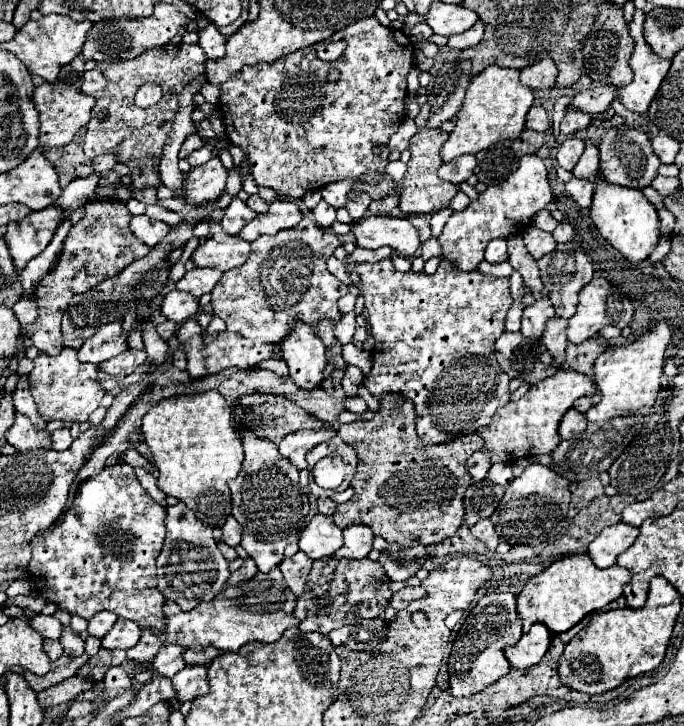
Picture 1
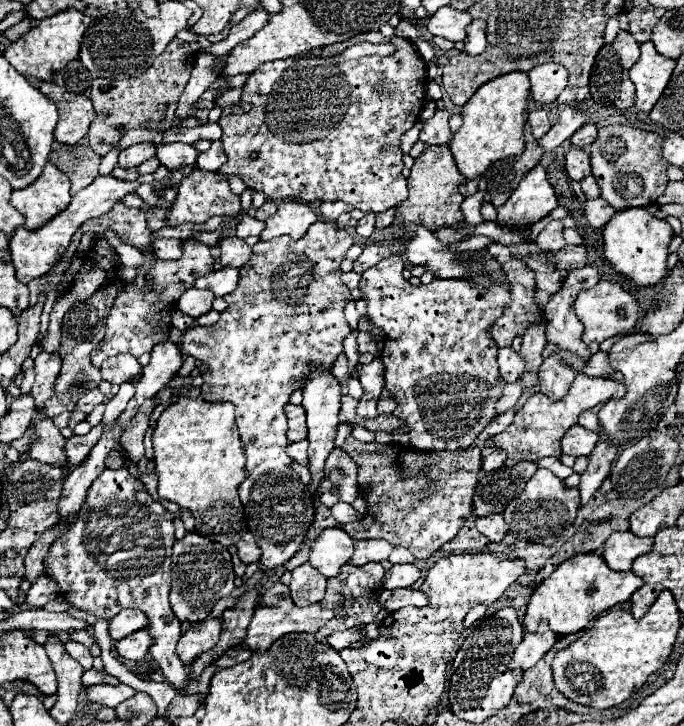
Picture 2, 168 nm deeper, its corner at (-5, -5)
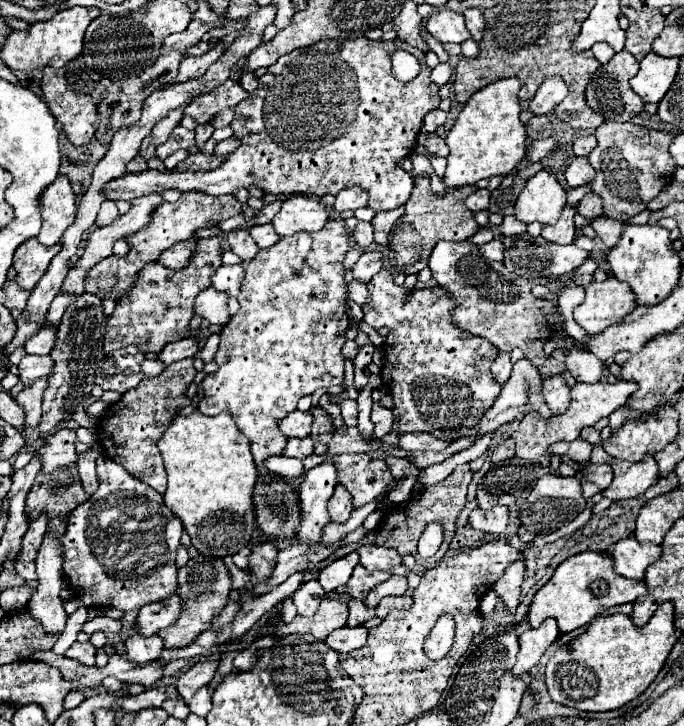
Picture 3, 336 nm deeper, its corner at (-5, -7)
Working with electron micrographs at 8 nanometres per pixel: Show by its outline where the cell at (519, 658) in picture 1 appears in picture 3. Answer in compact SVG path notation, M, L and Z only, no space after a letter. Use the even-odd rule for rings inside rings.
M554 618L544 620L538 628L526 630L520 636L520 652L518 652L518 660L516 660L516 666L512 672L516 676L528 672L558 636L560 636L560 630L558 630Z

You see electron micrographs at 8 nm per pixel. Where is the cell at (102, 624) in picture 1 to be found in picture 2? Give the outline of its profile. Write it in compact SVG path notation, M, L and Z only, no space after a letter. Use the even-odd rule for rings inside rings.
M122 610L110 620L110 638L120 640L148 624L146 616L140 610Z

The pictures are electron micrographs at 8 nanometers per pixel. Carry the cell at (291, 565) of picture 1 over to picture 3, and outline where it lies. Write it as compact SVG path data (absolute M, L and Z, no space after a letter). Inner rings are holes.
M310 580L310 582L302 584L294 592L292 598L294 598L294 604L296 604L300 616L314 616L314 612L320 606L320 600L324 598L324 590L318 580Z

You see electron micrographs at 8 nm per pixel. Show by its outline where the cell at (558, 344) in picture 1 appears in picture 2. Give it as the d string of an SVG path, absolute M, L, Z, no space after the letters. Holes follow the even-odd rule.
M554 350L540 368L540 392L544 392L550 400L560 400L566 396L574 376L576 370L564 364L558 356L558 350Z

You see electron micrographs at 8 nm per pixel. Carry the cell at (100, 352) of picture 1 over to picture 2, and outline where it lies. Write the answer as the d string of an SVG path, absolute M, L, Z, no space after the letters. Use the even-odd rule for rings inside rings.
M184 240L182 258L178 260L158 260L156 266L146 276L146 286L138 288L136 284L128 284L120 290L106 320L106 336L92 350L92 366L100 368L106 358L116 354L132 354L140 358L144 352L150 352L158 342L168 340L170 332L170 316L176 308L174 302L182 296L184 290L194 286L194 280L206 276L214 262L210 248L198 240ZM164 312L164 314L162 314Z

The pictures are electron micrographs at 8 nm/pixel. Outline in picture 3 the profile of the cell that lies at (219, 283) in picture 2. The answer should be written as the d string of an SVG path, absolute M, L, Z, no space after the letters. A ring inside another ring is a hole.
M240 264L234 266L220 266L212 276L212 286L228 296L238 296L240 284L244 280L244 268Z

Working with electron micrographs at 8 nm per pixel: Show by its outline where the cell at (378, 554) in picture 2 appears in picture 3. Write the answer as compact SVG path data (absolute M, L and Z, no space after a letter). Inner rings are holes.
M360 546L358 554L360 554L360 564L370 572L372 570L392 572L396 566L402 564L402 556L396 554L396 550L384 546Z

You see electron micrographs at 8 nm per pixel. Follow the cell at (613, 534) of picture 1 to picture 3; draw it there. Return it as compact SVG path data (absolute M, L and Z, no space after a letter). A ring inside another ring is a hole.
M634 536L620 540L614 546L614 564L616 572L626 578L644 580L644 572L662 556L662 548L656 544L642 544Z

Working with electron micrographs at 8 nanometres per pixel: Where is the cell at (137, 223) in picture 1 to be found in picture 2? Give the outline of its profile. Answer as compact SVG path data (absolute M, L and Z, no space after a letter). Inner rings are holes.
M156 238L152 248L160 260L178 260L182 256L182 242L174 238Z

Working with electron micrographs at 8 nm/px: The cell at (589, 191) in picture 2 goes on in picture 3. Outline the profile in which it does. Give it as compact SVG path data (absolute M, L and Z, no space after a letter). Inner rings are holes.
M594 192L586 194L584 200L578 206L578 214L582 214L586 218L586 224L590 224L592 218L596 218L596 216L602 214L602 200Z

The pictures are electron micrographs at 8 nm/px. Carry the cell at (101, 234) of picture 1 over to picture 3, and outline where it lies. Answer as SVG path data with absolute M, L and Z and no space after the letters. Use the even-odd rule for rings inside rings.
M106 200L98 212L98 218L96 218L96 226L108 226L110 222L114 222L118 216L118 208L116 208L116 202L112 200Z

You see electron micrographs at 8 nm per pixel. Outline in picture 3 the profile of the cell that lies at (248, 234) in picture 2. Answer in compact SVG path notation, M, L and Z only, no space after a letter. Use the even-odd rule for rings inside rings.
M264 224L264 226L252 226L250 228L250 234L252 238L256 240L256 244L260 248L270 248L272 244L276 244L280 240L280 236L276 234L274 226L272 224Z

